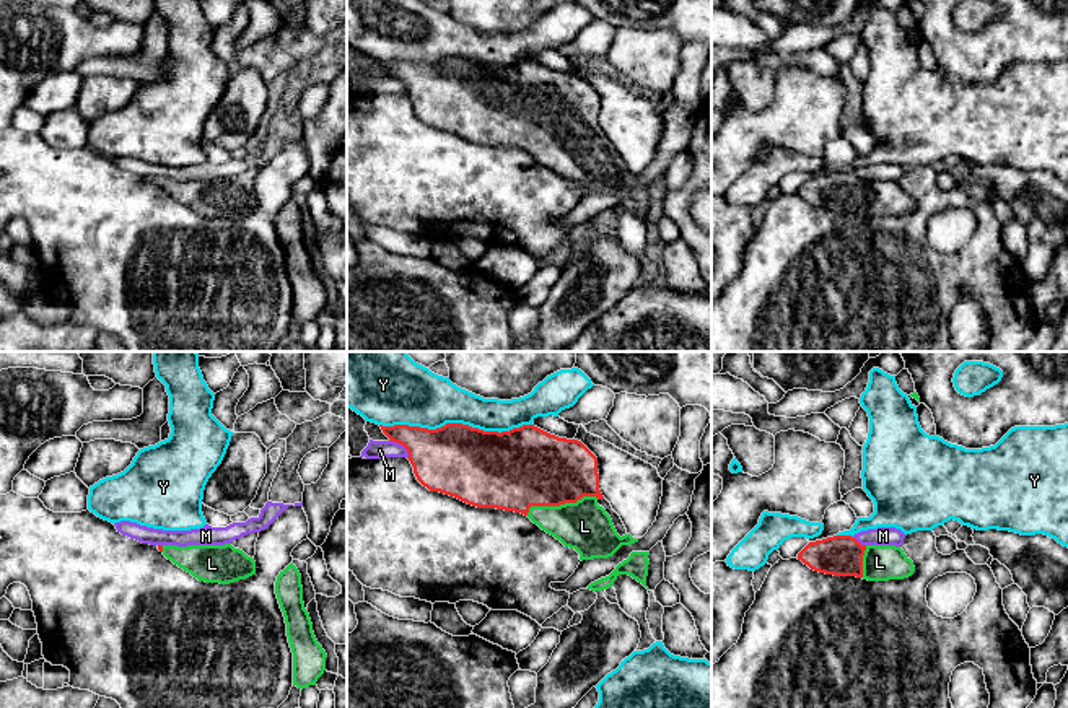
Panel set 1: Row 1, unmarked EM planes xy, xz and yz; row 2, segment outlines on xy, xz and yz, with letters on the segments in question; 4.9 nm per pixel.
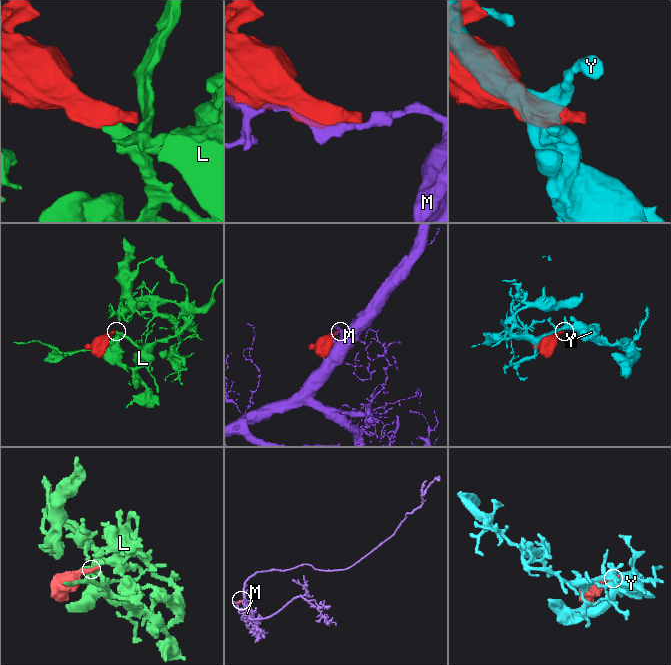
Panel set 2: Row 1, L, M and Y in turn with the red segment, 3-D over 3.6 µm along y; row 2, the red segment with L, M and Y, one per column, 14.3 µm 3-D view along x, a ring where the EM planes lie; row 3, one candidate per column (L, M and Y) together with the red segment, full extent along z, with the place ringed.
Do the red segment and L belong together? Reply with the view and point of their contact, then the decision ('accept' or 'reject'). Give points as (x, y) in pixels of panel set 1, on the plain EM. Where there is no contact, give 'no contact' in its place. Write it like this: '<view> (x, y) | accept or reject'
xz (560, 139) | accept

